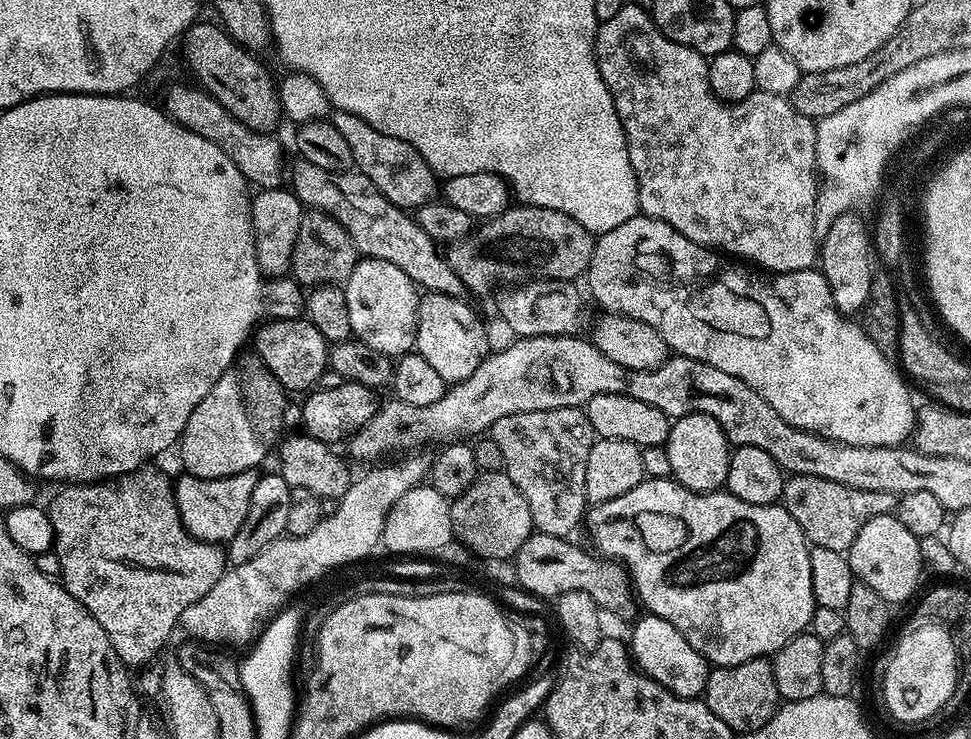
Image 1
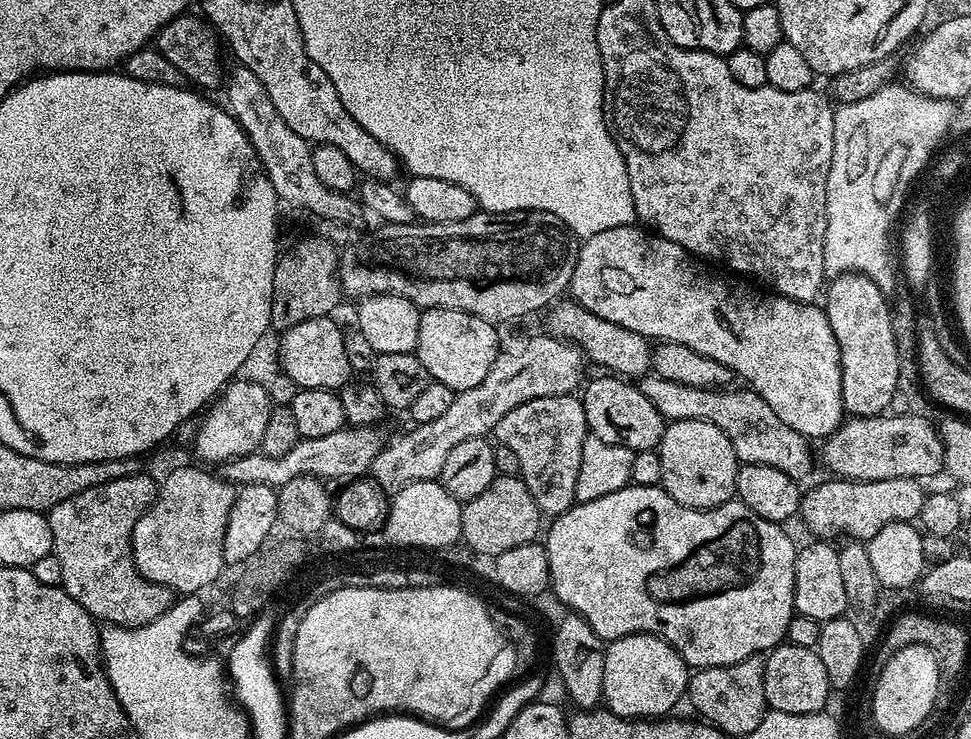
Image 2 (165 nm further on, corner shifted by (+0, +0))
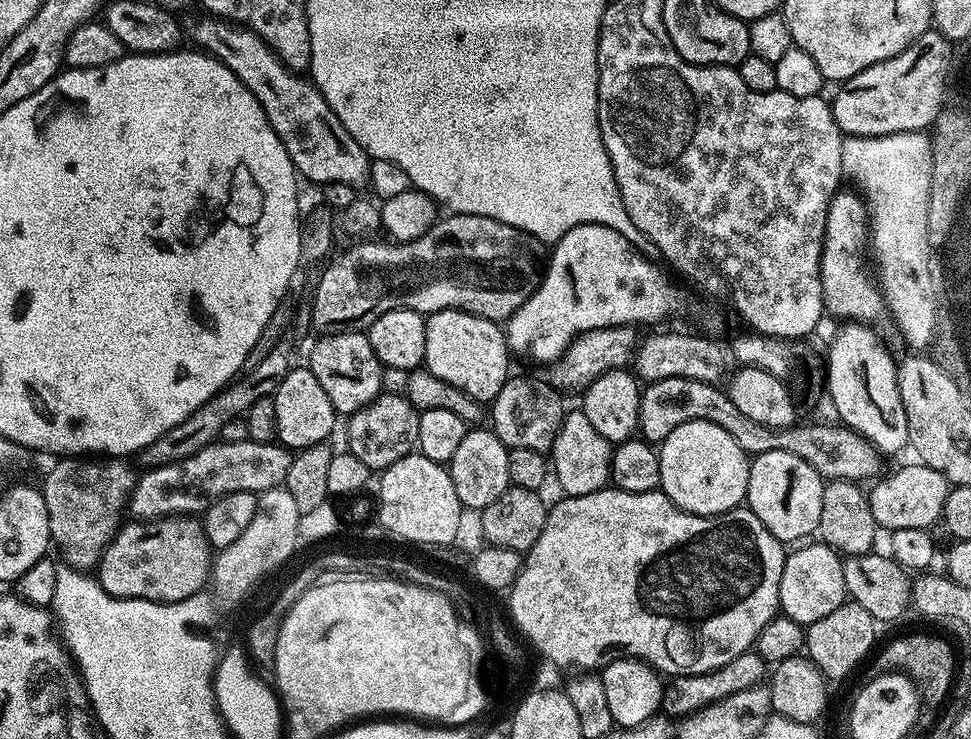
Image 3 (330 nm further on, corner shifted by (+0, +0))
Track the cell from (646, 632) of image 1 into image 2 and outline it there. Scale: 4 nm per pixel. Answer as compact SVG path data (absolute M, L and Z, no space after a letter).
M639 632L611 641L604 649L603 703L609 712L629 718L664 718L688 692L690 669L678 650L661 636Z

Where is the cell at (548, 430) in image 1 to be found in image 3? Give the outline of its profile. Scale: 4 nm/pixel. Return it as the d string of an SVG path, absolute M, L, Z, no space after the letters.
M509 375L502 390L498 390L496 399L490 404L491 431L496 433L507 448L529 448L547 453L555 443L556 436L560 433L560 424L566 415L566 407L560 399L561 393L547 379L535 380L532 376Z

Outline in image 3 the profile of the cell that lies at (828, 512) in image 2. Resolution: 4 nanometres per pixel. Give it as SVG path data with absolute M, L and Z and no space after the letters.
M911 463L905 468L898 469L897 472L890 473L889 476L881 475L871 485L873 486L872 492L870 488L867 493L870 510L881 529L888 528L887 530L892 532L907 528L931 529L932 523L935 520L937 523L944 515L946 498L950 491L948 479L938 474L938 470L934 470L929 464Z

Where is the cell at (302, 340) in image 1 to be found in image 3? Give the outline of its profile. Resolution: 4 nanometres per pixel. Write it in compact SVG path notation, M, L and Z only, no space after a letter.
M363 331L333 332L321 335L319 339L313 346L306 364L312 369L314 378L318 378L322 390L326 390L337 413L356 412L381 394L382 365L374 354L374 346L370 346Z

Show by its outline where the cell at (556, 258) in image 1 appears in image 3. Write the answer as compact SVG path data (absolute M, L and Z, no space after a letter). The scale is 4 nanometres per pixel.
M448 214L437 219L431 230L416 240L379 244L376 238L356 242L324 273L316 284L313 302L313 329L320 334L355 332L367 328L382 314L395 308L409 308L421 314L457 308L487 320L506 322L536 292L542 279L542 264L536 261L537 241L527 232L489 216Z

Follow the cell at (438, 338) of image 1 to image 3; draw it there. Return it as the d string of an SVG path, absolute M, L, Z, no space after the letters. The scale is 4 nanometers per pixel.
M447 308L441 312L433 312L425 319L426 326L426 354L423 367L427 368L434 378L442 378L450 386L458 386L470 398L481 402L491 402L496 399L498 390L508 380L508 356L510 349L505 329L495 320L487 320L469 312L459 312L457 308Z

